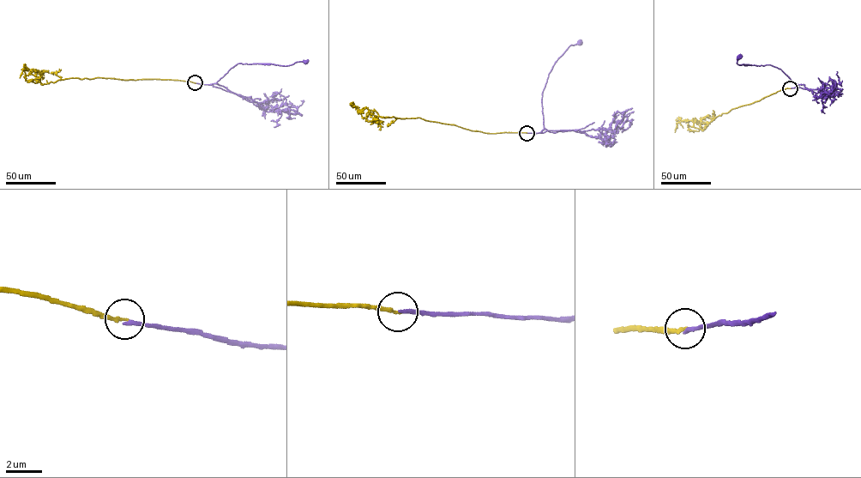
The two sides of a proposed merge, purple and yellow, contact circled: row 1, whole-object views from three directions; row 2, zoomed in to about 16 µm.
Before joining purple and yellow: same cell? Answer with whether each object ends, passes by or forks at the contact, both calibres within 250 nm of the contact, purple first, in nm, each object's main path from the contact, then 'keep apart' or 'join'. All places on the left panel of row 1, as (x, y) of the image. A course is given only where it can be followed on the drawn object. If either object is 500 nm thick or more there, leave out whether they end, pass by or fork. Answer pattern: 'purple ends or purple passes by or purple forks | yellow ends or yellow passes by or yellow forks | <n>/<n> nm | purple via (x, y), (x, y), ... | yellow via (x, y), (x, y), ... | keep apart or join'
purple ends | yellow ends | 220/170 nm | purple via (195, 82), (214, 83), (239, 63), (285, 66), (305, 62) | yellow via (195, 82), (97, 77), (66, 78), (45, 84), (39, 81), (39, 72), (26, 68), (20, 77) | join

